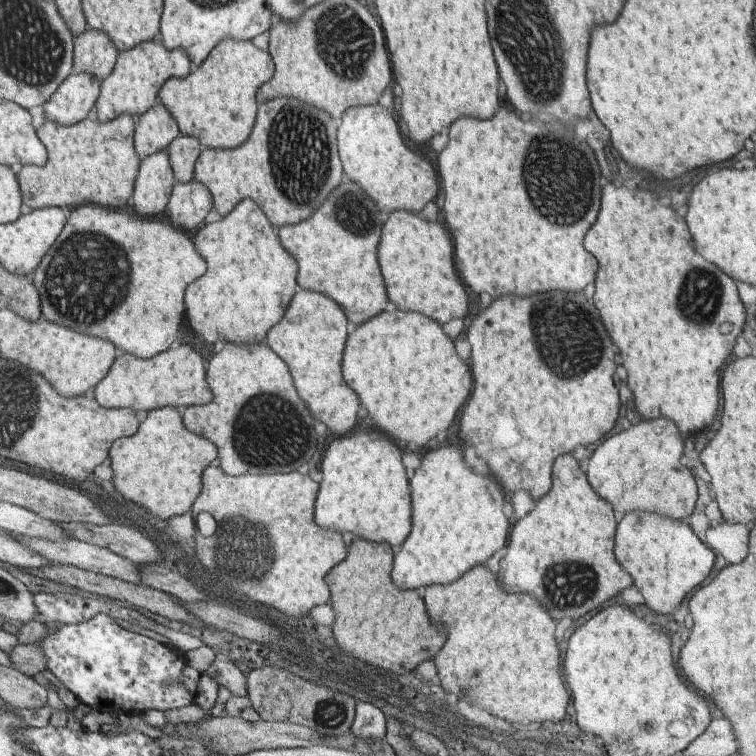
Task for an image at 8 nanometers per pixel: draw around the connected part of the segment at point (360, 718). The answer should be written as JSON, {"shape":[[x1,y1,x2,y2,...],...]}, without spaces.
{"shape":[[357,701,355,719,350,732,361,739,384,739,387,735,386,719,378,706]]}

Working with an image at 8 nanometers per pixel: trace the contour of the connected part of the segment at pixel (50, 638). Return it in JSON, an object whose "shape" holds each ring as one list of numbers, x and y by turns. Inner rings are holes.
{"shape":[[98,613,90,620,79,623,44,623,47,628,46,638,39,641,43,650,46,669,68,688,80,703,92,709,111,711,114,714,141,714,147,710,170,711,192,704,191,692,181,685,181,672,186,665,184,654,154,635,131,632,121,628,109,615],[175,681,174,686,169,684]]}

